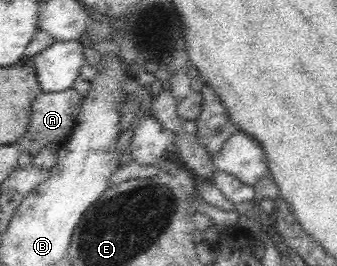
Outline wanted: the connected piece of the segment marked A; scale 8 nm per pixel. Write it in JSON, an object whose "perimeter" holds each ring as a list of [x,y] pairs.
{"perimeter":[[[75,89],[59,93],[41,92],[35,96],[35,99],[32,101],[30,125],[27,133],[19,141],[16,141],[19,149],[23,153],[28,153],[32,156],[37,155],[43,149],[52,149],[56,152],[65,145],[67,138],[73,131],[74,125],[77,123],[78,113],[81,111],[82,101],[83,96],[77,94]]]}

